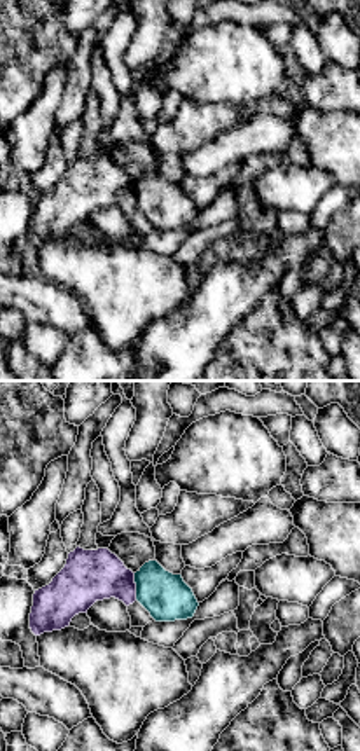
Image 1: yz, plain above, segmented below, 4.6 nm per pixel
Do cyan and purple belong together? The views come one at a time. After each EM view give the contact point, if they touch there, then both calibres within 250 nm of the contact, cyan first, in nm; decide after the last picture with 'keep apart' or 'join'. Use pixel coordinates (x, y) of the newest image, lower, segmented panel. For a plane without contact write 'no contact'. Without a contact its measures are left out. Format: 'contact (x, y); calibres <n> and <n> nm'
contact (137, 587); calibres 220 and 240 nm

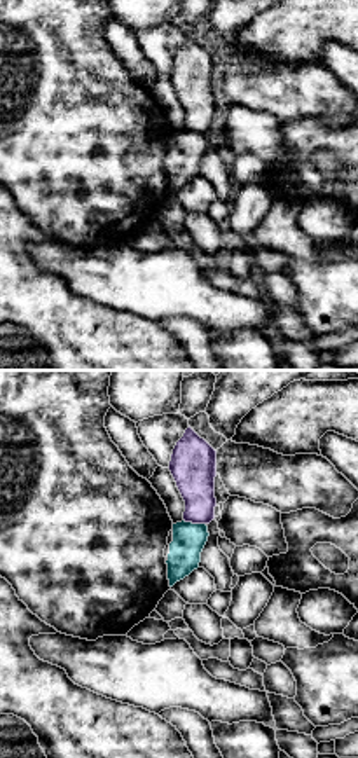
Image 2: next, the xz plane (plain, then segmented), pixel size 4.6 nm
contact (194, 524); calibres 150 and 200 nm

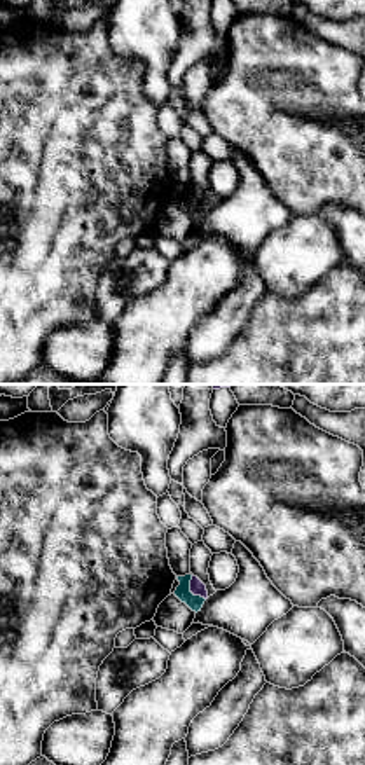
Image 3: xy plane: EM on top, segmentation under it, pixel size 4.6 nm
contact (189, 591); calibres 70 and 70 nm

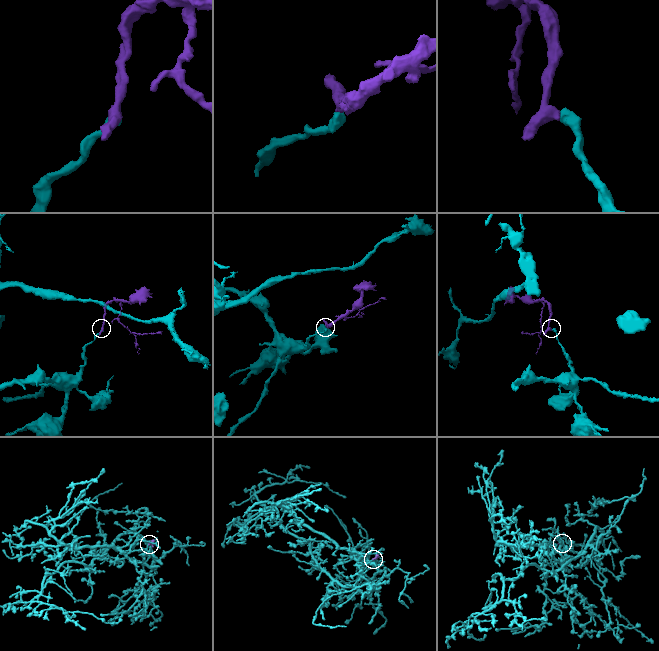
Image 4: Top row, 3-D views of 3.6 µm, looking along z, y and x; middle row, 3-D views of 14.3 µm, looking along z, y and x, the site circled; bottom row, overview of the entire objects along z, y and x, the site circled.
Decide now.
keep apart

